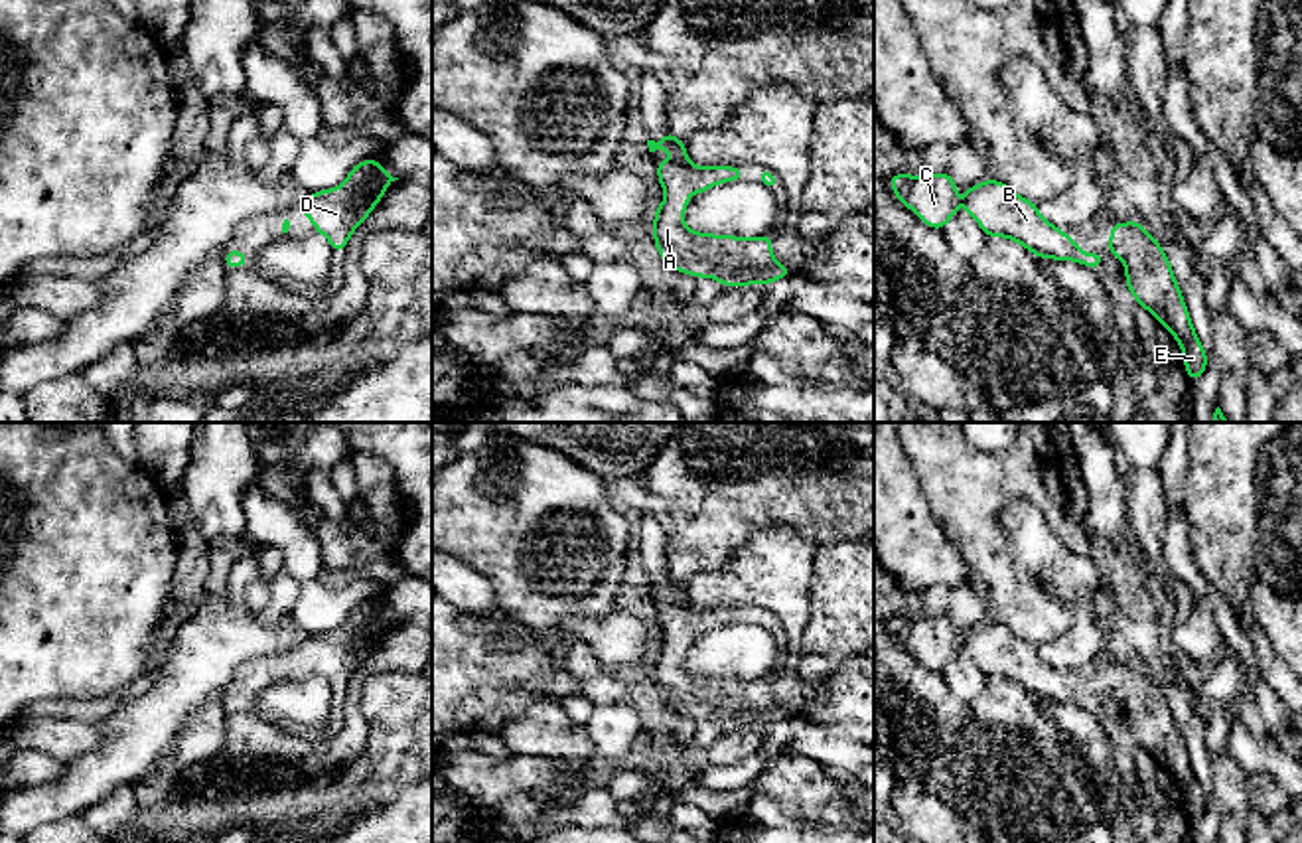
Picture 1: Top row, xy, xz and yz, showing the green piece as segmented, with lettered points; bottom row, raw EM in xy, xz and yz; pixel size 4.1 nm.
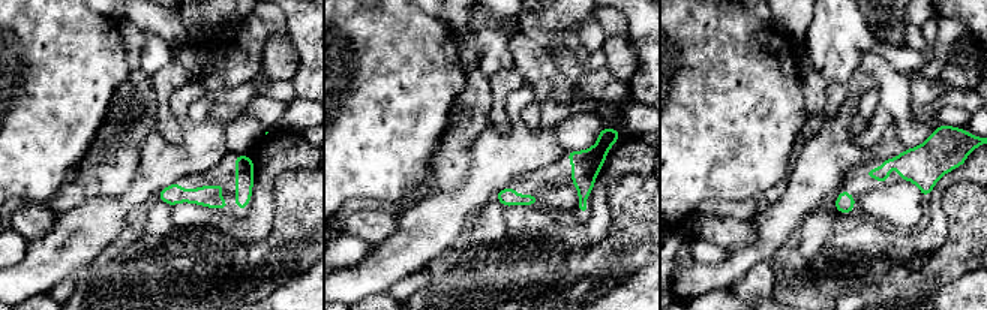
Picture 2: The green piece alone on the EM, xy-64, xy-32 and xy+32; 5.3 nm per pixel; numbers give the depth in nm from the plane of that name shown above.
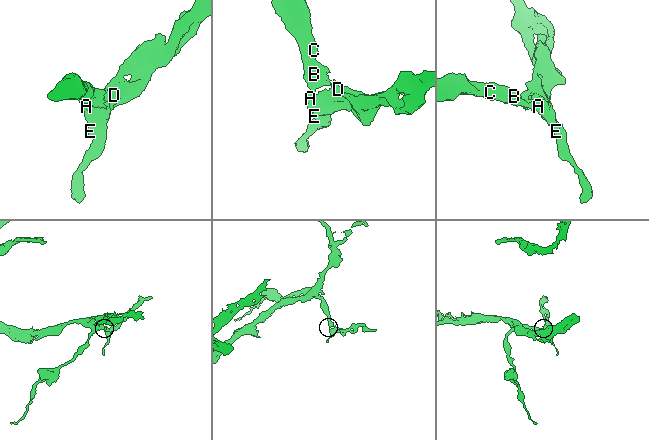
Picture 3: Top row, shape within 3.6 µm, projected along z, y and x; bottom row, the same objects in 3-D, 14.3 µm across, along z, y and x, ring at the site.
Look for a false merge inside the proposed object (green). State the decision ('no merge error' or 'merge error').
no merge error

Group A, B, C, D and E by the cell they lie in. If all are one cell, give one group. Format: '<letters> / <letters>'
A B C D E

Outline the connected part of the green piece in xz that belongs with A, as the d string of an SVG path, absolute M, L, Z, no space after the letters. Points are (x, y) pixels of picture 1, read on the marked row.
M669 130L661 142L647 140L647 146L649 152L673 152L671 160L655 162L667 199L655 205L659 213L653 215L653 241L671 268L698 278L712 276L722 286L763 286L793 274L775 261L771 233L761 237L696 233L683 221L690 193L702 193L722 182L738 182L744 178L742 168L692 166L685 142Z

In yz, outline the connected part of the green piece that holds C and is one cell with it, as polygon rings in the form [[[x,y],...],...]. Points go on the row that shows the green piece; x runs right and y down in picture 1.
[[[949,172],[931,176],[894,174],[890,188],[927,227],[941,229],[959,211],[957,186]]]

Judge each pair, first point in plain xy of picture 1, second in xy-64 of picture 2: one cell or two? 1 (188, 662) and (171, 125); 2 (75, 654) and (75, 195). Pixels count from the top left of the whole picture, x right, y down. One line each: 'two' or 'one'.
1: two
2: two

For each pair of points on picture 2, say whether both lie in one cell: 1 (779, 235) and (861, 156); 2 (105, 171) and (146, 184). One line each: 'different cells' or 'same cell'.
1: same cell
2: different cells

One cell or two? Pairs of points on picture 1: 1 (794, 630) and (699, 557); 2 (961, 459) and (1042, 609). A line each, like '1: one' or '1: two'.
1: two
2: one

